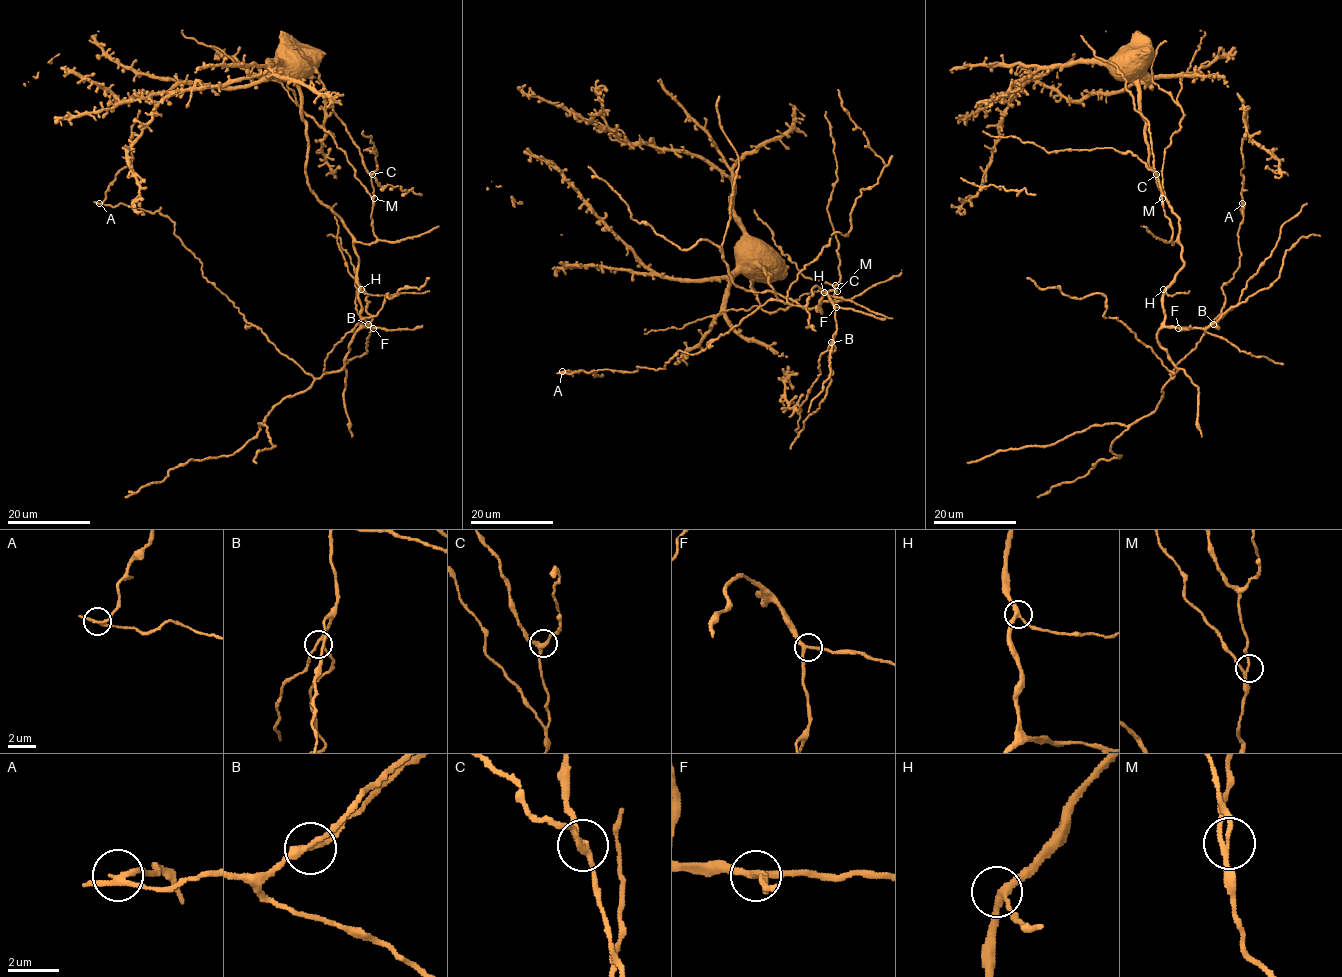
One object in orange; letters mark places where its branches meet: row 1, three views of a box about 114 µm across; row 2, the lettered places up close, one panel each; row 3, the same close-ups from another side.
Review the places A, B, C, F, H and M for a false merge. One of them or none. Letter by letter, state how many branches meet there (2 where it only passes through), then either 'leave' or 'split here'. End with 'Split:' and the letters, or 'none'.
A: 3 branches meet; split here
B: 3 branches meet; leave
C: 3 branches meet; leave
F: 3 branches meet; leave
H: 3 branches meet; leave
M: 3 branches meet; leave
Split: A

